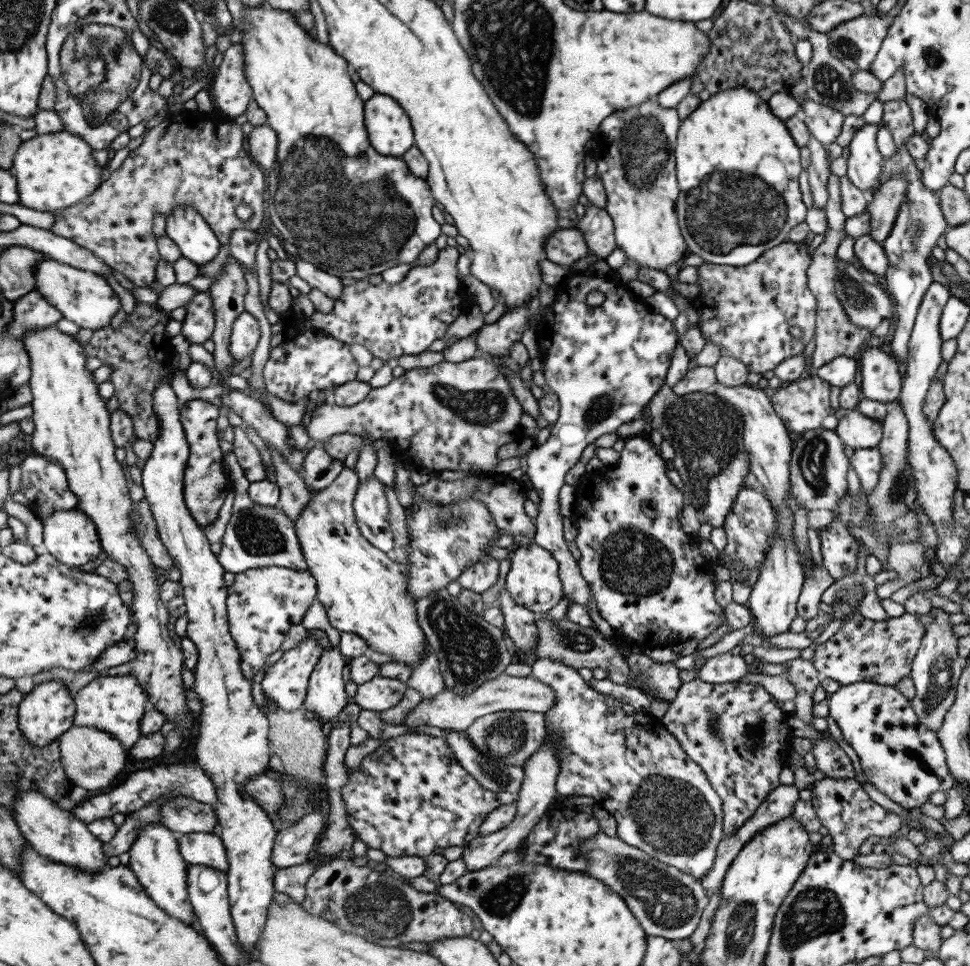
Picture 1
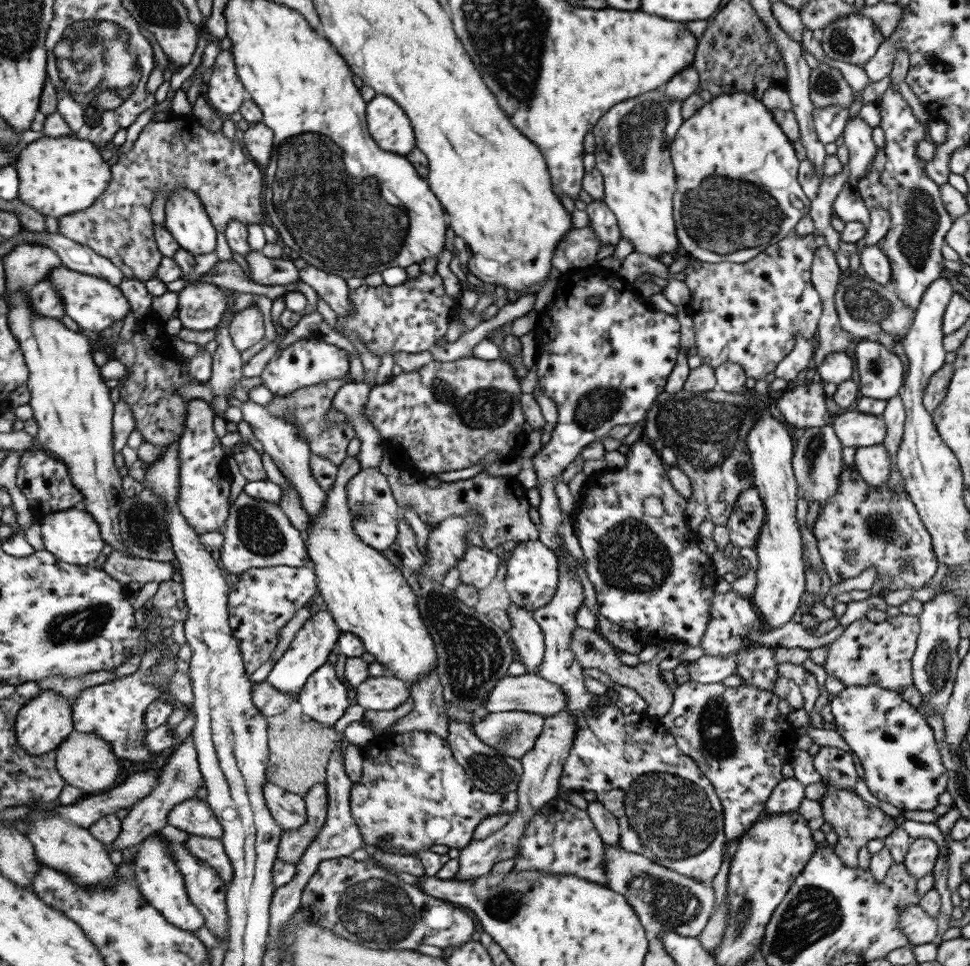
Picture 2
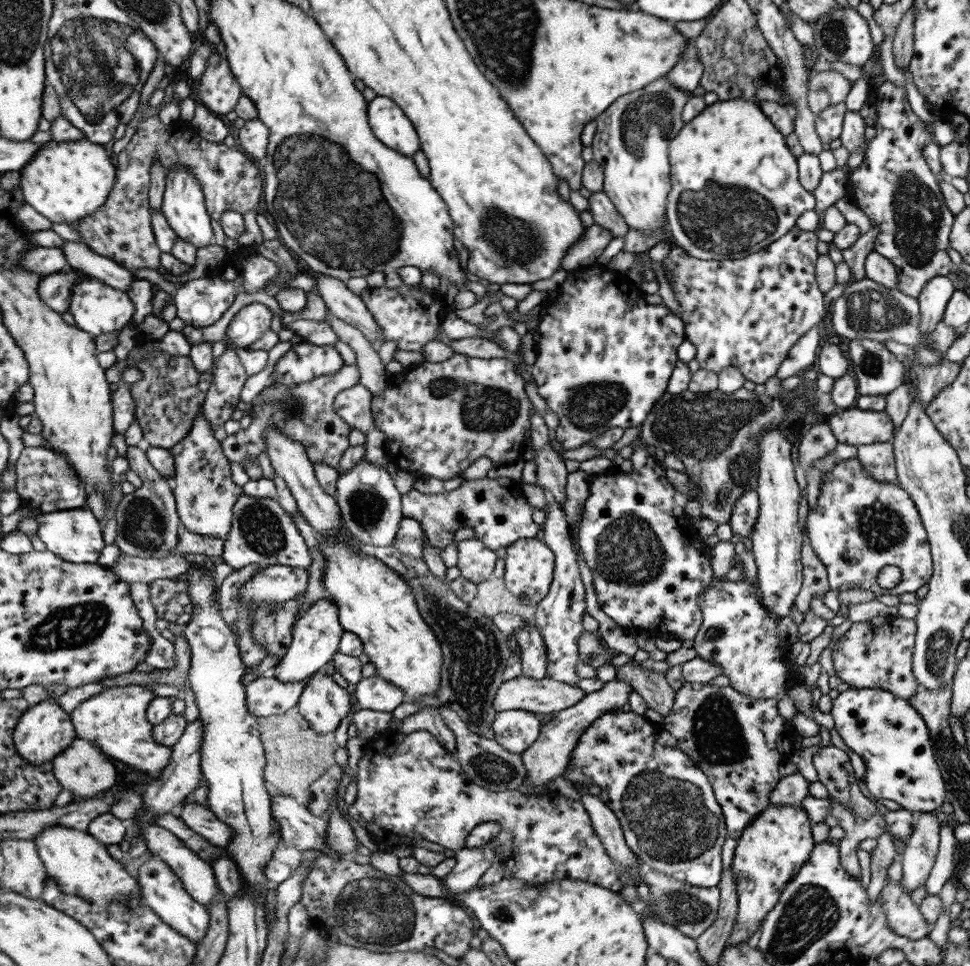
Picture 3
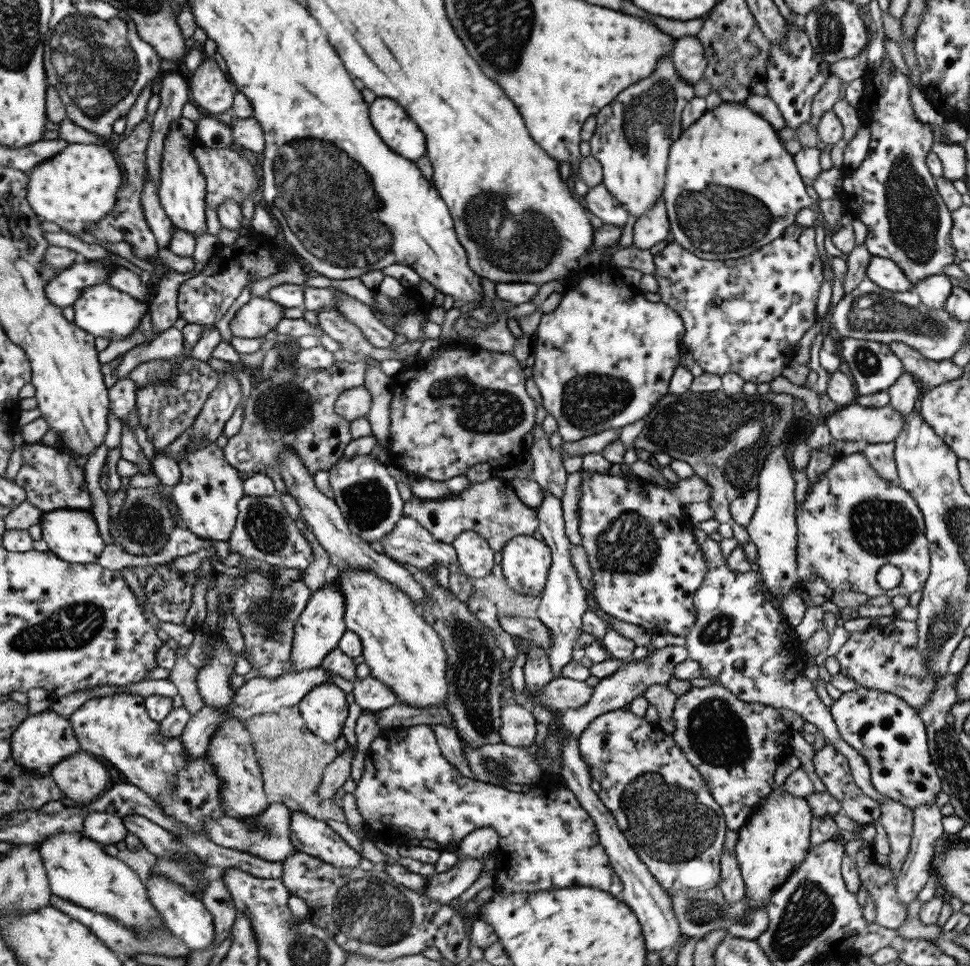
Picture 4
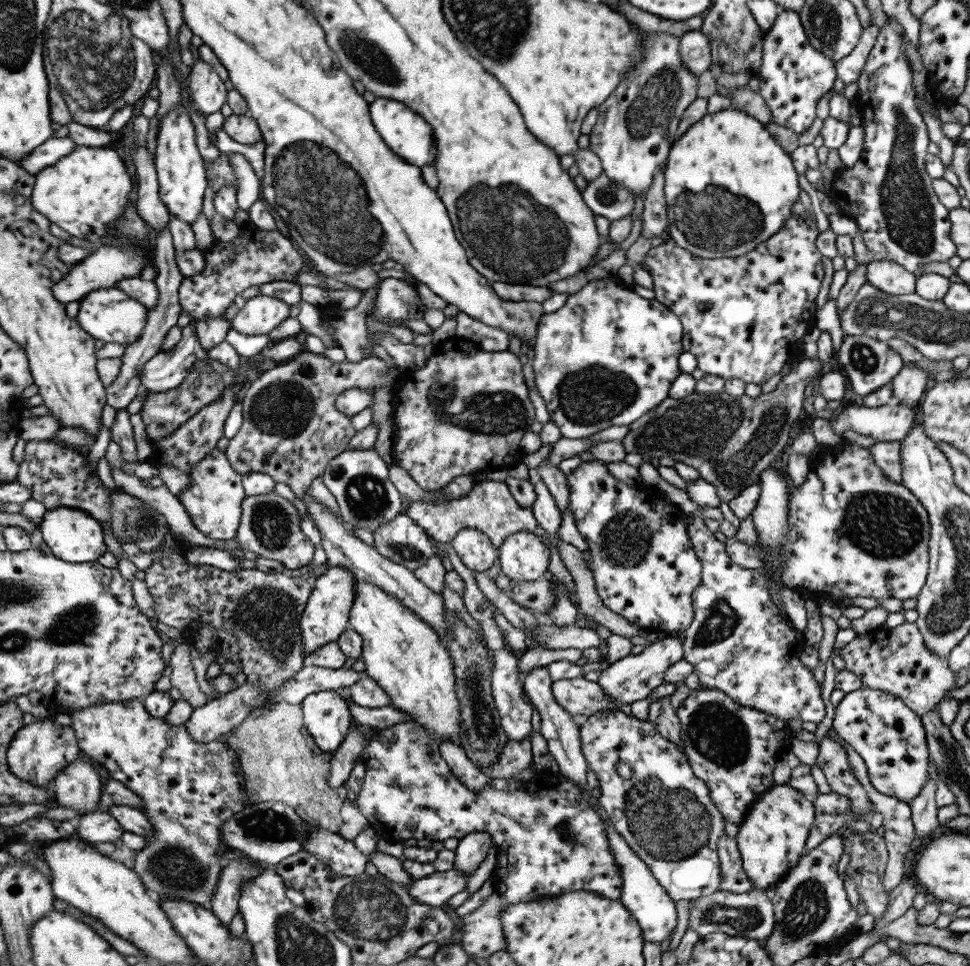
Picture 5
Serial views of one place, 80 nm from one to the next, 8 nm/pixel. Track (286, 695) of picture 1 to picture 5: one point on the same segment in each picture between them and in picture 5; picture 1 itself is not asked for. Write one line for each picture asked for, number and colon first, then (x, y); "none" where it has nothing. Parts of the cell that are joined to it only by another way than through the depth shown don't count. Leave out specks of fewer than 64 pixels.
2: (308, 650)
3: (315, 634)
4: (318, 628)
5: (324, 617)

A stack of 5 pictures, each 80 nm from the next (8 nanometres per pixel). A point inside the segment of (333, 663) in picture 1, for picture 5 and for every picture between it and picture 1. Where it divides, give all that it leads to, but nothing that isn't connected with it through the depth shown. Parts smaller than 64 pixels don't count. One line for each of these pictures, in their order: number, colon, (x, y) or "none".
2: (323, 698)
3: (322, 703)
4: (324, 708)
5: (325, 716)

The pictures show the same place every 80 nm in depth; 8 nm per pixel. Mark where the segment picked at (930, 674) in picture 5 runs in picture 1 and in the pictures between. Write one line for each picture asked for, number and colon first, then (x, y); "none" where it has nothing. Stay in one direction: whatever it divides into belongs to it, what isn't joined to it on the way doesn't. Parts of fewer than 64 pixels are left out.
1: (861, 650)
2: (879, 654)
3: (866, 656)
4: (883, 657)

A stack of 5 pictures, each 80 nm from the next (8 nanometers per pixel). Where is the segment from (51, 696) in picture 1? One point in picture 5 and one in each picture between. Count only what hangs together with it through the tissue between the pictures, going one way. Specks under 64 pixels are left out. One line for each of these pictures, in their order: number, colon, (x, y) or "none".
2: (46, 722)
3: (46, 730)
4: (41, 742)
5: (40, 750)

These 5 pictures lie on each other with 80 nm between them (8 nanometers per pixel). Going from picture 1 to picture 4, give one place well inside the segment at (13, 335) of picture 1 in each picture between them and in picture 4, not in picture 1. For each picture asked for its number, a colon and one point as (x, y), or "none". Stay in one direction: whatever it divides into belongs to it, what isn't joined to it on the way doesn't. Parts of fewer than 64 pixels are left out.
2: (44, 297)
3: (57, 289)
4: (66, 288)

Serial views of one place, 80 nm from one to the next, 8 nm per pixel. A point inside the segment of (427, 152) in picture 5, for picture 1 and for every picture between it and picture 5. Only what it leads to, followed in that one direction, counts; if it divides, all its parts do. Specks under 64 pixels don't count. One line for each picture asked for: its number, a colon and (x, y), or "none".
1: (388, 129)
2: (387, 124)
3: (386, 120)
4: (393, 125)

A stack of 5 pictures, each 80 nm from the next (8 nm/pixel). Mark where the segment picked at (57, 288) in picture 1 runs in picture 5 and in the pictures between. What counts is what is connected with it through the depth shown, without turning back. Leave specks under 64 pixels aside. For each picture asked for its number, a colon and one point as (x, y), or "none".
2: (94, 304)
3: (97, 308)
4: (102, 310)
5: (109, 314)

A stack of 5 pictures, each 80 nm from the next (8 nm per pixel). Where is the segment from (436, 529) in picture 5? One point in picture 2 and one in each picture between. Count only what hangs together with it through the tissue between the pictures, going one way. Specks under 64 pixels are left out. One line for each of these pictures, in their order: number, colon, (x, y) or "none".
2: (501, 503)
3: (495, 510)
4: (490, 508)

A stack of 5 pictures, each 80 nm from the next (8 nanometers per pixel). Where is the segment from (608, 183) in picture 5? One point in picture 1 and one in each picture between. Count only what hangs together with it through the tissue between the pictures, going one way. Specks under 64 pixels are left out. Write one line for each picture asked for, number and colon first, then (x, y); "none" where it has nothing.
1: (596, 225)
2: (603, 222)
3: (603, 212)
4: (599, 201)

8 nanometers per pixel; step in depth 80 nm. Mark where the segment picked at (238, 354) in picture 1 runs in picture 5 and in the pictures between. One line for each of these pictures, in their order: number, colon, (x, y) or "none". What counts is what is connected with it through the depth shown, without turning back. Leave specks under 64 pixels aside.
2: (246, 328)
3: (250, 322)
4: (255, 318)
5: (260, 314)

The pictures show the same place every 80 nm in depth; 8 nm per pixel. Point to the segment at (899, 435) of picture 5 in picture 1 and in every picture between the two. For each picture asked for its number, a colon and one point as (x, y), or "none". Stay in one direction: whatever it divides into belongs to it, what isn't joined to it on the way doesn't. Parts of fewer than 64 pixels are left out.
1: (857, 431)
2: (852, 428)
3: (851, 426)
4: (864, 425)

